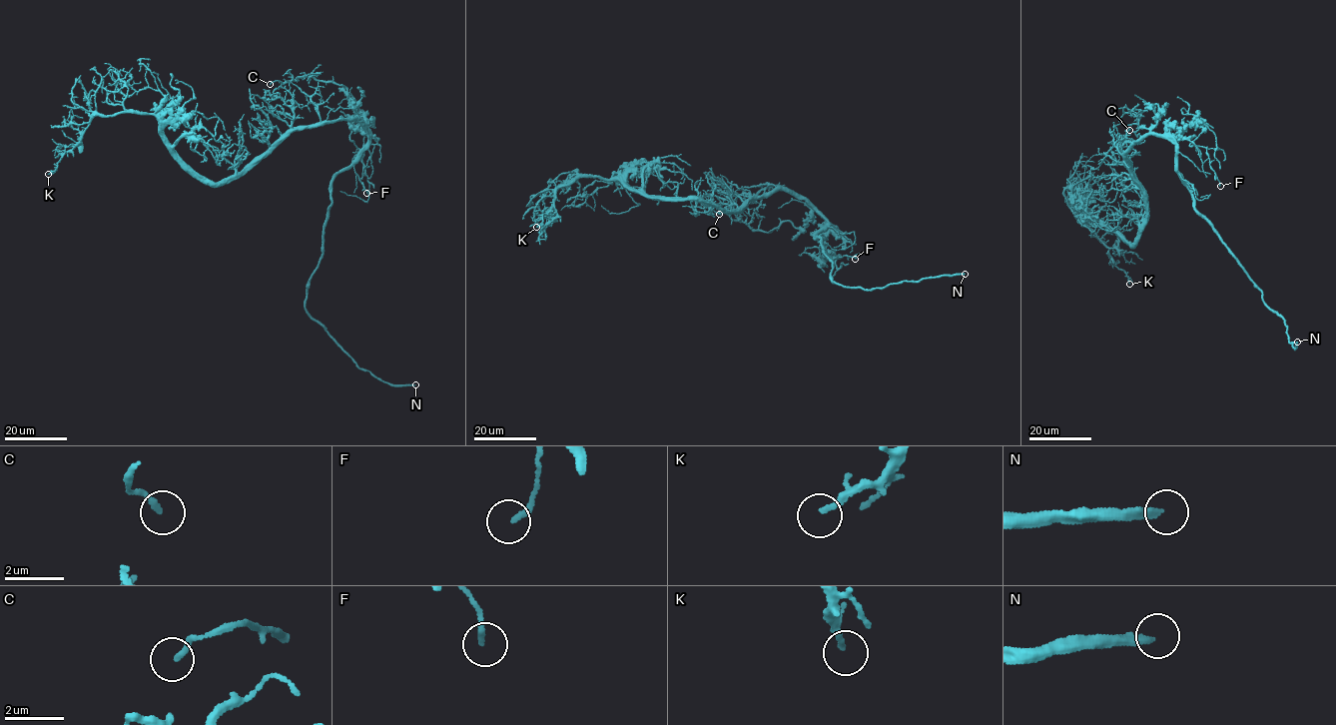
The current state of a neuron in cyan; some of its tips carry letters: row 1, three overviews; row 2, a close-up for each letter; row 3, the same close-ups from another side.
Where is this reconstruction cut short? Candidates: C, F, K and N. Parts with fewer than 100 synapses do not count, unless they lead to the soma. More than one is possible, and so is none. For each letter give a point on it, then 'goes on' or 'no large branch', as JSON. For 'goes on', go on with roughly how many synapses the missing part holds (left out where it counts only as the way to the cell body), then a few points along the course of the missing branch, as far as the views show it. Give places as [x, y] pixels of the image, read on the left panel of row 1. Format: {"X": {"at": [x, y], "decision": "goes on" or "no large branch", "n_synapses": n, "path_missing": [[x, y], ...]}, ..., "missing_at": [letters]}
{"C": {"at": [270, 84], "decision": "no large branch"}, "F": {"at": [366, 193], "decision": "no large branch"}, "K": {"at": [48, 174], "decision": "no large branch"}, "N": {"at": [415, 384], "decision": "goes on", "path_missing": [[415, 384], [419, 370], [402, 347], [384, 337], [363, 339], [367, 346], [391, 342], [409, 353], [424, 370]]}, "missing_at": ["N"]}

